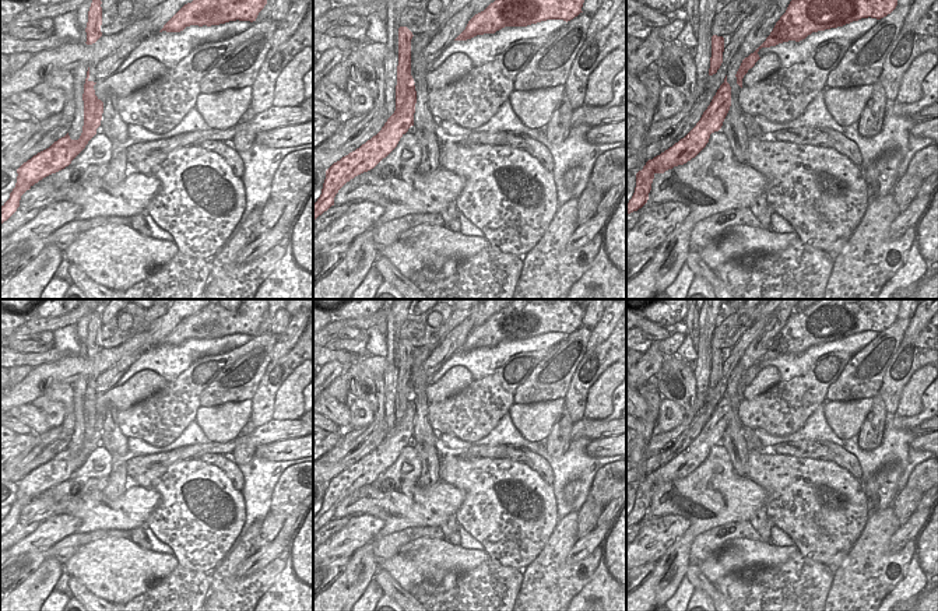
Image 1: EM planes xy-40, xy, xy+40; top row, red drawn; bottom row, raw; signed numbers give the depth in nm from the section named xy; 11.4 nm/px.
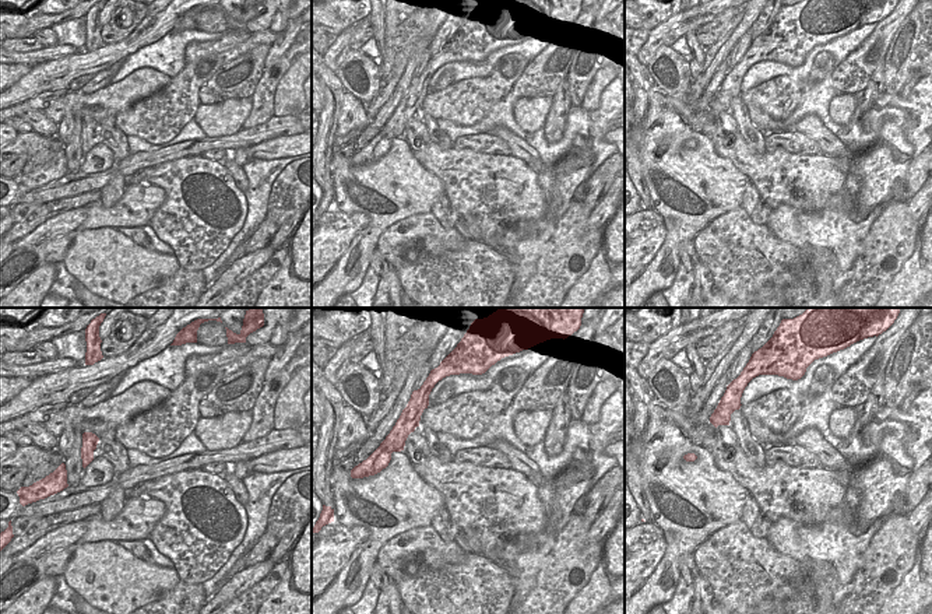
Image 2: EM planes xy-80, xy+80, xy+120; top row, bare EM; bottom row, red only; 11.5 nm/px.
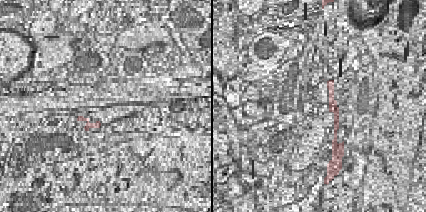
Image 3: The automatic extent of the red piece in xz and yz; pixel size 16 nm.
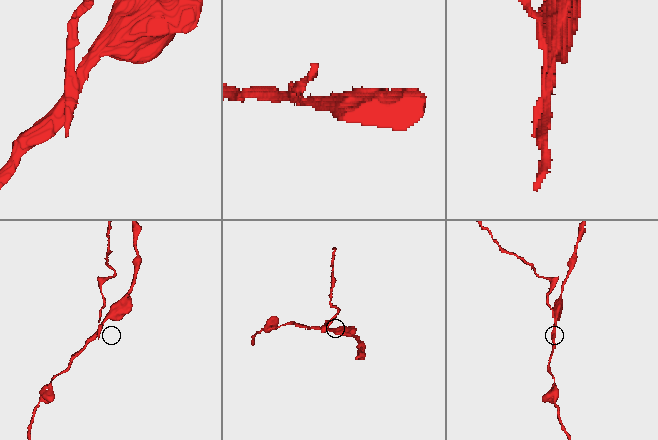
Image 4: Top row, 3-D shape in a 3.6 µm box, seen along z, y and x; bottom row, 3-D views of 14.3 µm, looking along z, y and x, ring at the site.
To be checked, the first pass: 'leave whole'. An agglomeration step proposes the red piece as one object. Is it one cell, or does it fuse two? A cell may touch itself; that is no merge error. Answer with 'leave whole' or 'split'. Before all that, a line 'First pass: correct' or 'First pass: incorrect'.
First pass: incorrect
split

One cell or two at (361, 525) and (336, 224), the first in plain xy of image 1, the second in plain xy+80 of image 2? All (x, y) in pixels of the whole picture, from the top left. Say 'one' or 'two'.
one

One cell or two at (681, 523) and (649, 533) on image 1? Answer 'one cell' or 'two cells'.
one cell

